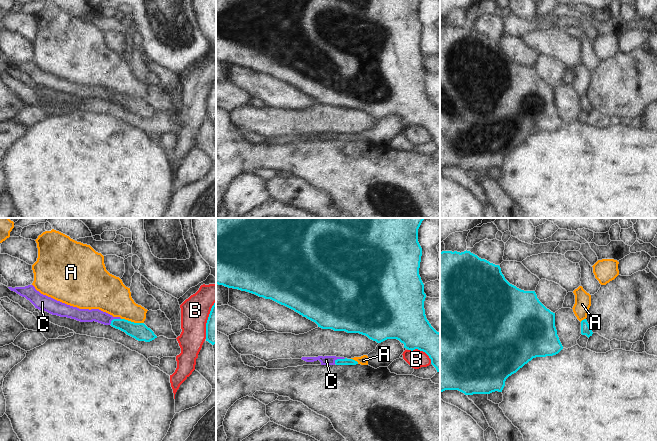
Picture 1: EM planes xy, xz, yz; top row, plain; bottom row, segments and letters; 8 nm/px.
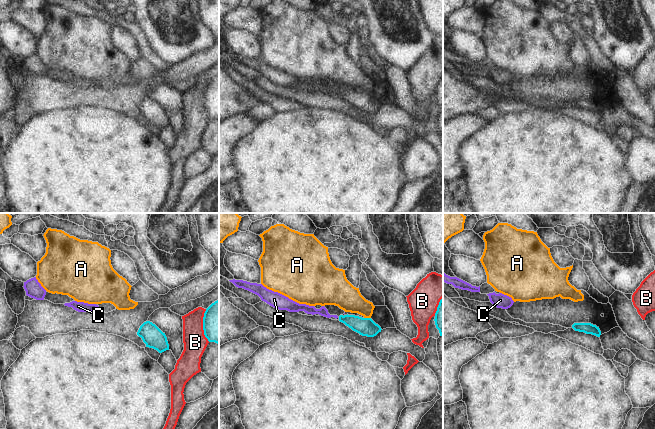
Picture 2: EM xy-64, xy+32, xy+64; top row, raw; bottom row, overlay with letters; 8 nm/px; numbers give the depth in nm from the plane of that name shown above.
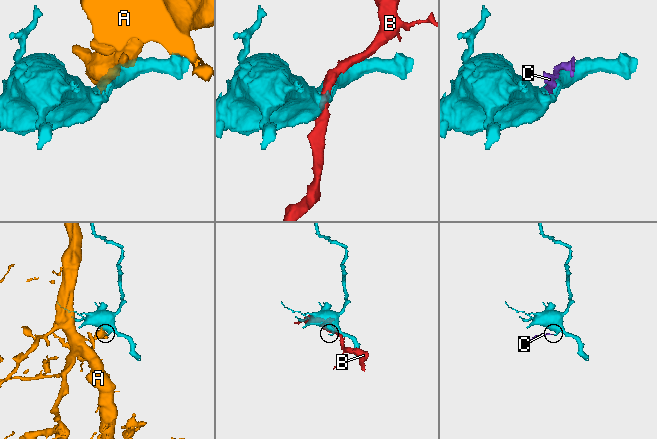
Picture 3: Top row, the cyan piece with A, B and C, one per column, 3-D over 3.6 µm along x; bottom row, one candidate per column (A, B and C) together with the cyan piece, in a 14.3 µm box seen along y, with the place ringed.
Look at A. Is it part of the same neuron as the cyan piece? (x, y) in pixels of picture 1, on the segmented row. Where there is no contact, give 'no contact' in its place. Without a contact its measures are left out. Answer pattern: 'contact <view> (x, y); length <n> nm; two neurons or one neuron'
contact xy (132, 322); length 190 nm; two neurons

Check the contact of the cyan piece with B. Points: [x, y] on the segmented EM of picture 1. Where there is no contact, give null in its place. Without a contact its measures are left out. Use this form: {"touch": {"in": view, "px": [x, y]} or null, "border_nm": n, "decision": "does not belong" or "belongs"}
{"touch": {"in": "xz", "px": [422, 350]}, "border_nm": 220, "decision": "does not belong"}

